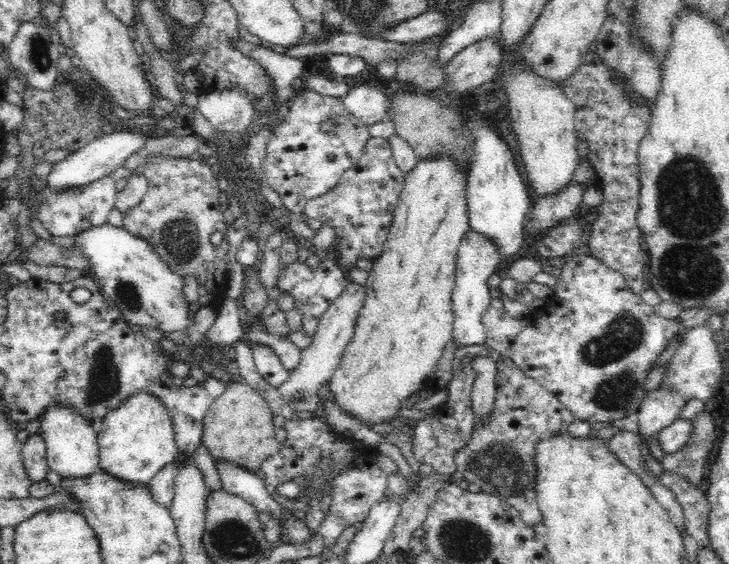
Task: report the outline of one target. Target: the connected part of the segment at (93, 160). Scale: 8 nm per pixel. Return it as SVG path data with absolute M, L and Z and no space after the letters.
M116 130L100 134L86 146L75 153L70 152L67 158L54 165L52 172L47 176L47 186L54 192L62 192L66 188L84 188L94 182L110 176L110 174L124 165L127 158L140 150L148 136L143 133L134 133L130 130Z

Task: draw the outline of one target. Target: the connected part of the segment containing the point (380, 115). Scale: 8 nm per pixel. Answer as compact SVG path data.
M368 82L354 85L342 100L349 113L368 126L387 119L390 108L388 96Z

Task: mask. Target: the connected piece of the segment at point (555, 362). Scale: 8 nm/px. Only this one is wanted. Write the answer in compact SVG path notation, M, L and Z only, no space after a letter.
M576 252L568 258L557 276L554 297L525 318L514 318L507 313L501 299L494 298L482 313L482 324L487 334L485 346L508 357L530 378L537 380L582 422L614 421L625 416L634 417L647 395L643 389L646 375L654 362L682 328L690 330L705 324L712 314L705 309L683 310L677 319L666 319L654 312L654 307L643 302L640 294L632 292L624 277L602 264L597 258Z

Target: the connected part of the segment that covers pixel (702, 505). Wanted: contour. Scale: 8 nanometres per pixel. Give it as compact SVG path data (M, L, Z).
M664 472L660 477L661 483L673 492L676 501L684 512L684 525L688 534L692 535L698 547L710 545L708 535L710 506L707 492L701 486L692 486L683 476L673 472Z

